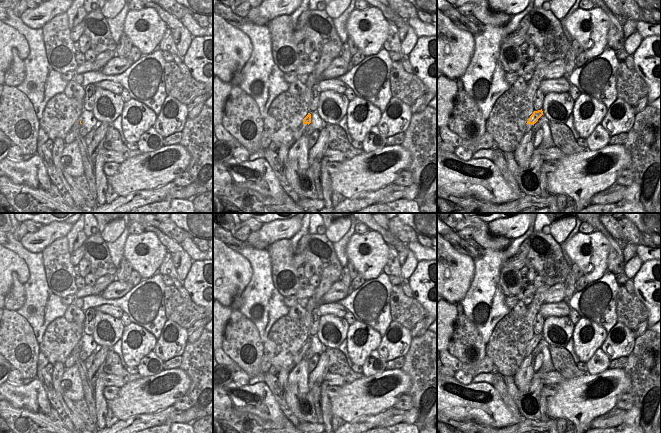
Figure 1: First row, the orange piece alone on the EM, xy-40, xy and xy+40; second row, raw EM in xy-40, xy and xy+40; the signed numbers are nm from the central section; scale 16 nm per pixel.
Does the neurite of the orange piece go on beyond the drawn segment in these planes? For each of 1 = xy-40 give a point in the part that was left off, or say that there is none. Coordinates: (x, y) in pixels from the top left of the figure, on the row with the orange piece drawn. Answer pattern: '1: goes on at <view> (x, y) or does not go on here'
1: does not go on here

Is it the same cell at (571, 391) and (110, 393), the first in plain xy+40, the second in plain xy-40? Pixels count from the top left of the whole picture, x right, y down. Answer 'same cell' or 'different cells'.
different cells

